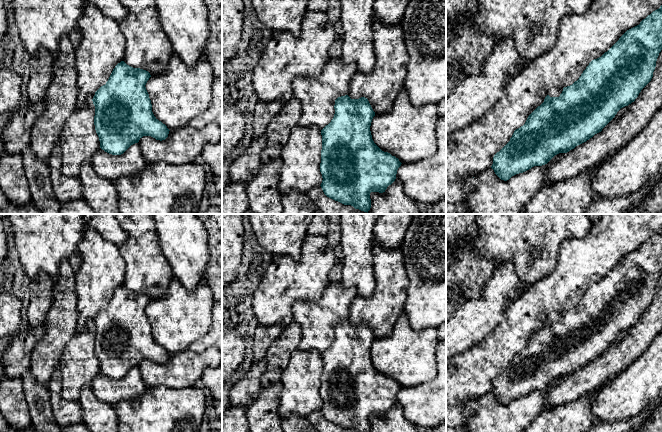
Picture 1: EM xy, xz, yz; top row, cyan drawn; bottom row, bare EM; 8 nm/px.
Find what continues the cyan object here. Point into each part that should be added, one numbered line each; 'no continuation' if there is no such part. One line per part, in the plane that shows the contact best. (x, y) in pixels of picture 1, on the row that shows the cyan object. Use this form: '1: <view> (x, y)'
no continuation

